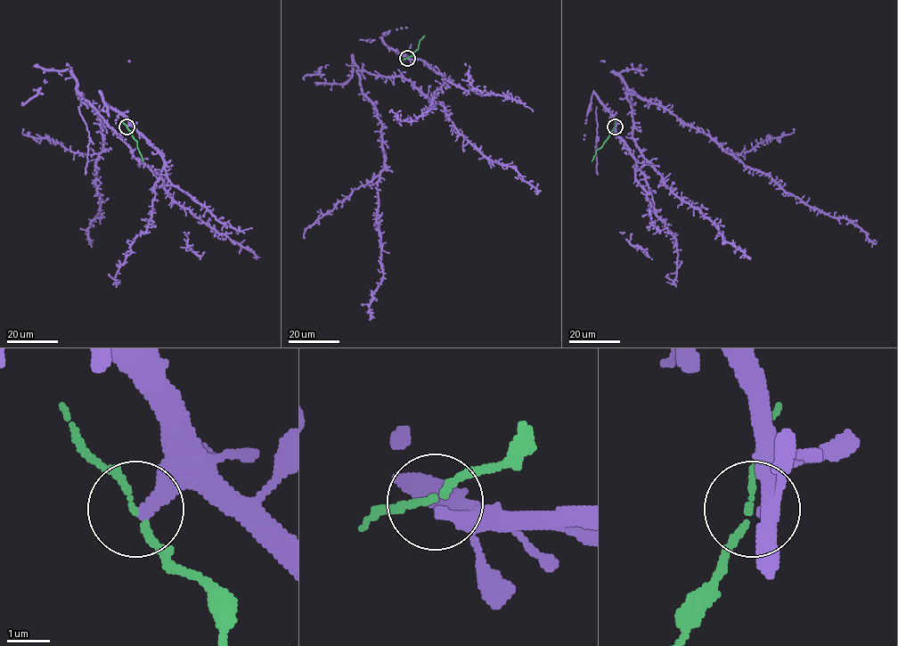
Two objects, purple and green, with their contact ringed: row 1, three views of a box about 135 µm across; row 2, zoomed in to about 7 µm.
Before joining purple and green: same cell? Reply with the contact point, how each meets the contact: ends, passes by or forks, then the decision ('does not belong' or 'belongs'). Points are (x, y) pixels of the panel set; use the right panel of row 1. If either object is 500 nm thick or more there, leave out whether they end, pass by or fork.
at (615, 126); purple ends there; green passes by; belongs

